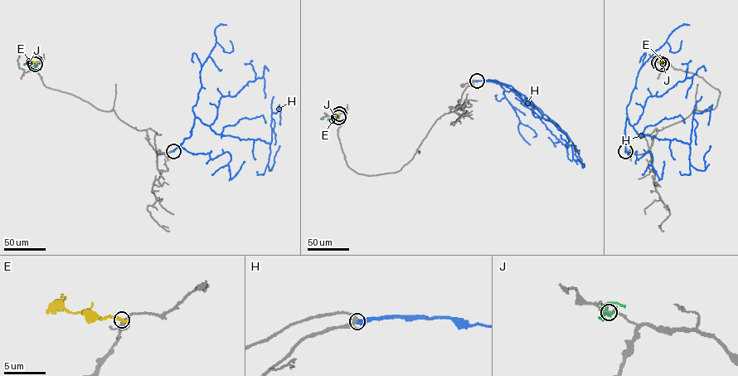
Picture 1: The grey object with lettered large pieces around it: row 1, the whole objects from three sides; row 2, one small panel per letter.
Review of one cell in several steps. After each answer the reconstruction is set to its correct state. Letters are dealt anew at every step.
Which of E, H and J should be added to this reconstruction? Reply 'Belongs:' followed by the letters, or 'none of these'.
Belongs: none of these

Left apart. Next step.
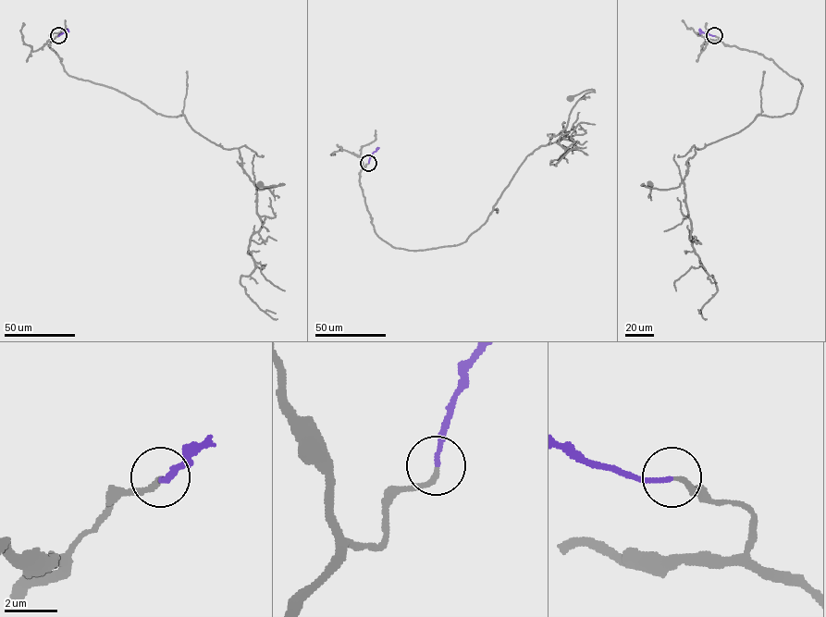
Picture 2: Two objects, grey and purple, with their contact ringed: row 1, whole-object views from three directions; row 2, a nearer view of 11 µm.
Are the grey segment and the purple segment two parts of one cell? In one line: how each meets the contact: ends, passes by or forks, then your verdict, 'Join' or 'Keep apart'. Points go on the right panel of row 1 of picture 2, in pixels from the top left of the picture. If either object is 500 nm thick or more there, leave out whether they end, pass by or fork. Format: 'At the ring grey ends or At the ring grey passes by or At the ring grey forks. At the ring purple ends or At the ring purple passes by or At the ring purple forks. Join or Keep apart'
At the ring grey ends. At the ring purple ends. Join

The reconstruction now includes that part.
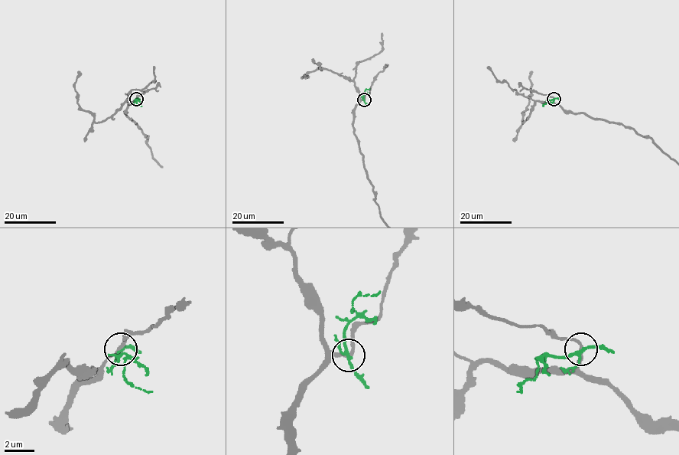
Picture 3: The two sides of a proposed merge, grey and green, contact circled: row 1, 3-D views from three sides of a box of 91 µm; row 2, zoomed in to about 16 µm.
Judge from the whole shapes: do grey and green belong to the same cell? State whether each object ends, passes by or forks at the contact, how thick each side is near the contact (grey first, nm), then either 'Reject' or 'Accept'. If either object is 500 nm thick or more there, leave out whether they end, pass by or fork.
At the ring grey passes by. At the ring green forks. Thickness 200 nm (grey) against 180 nm. Reject

